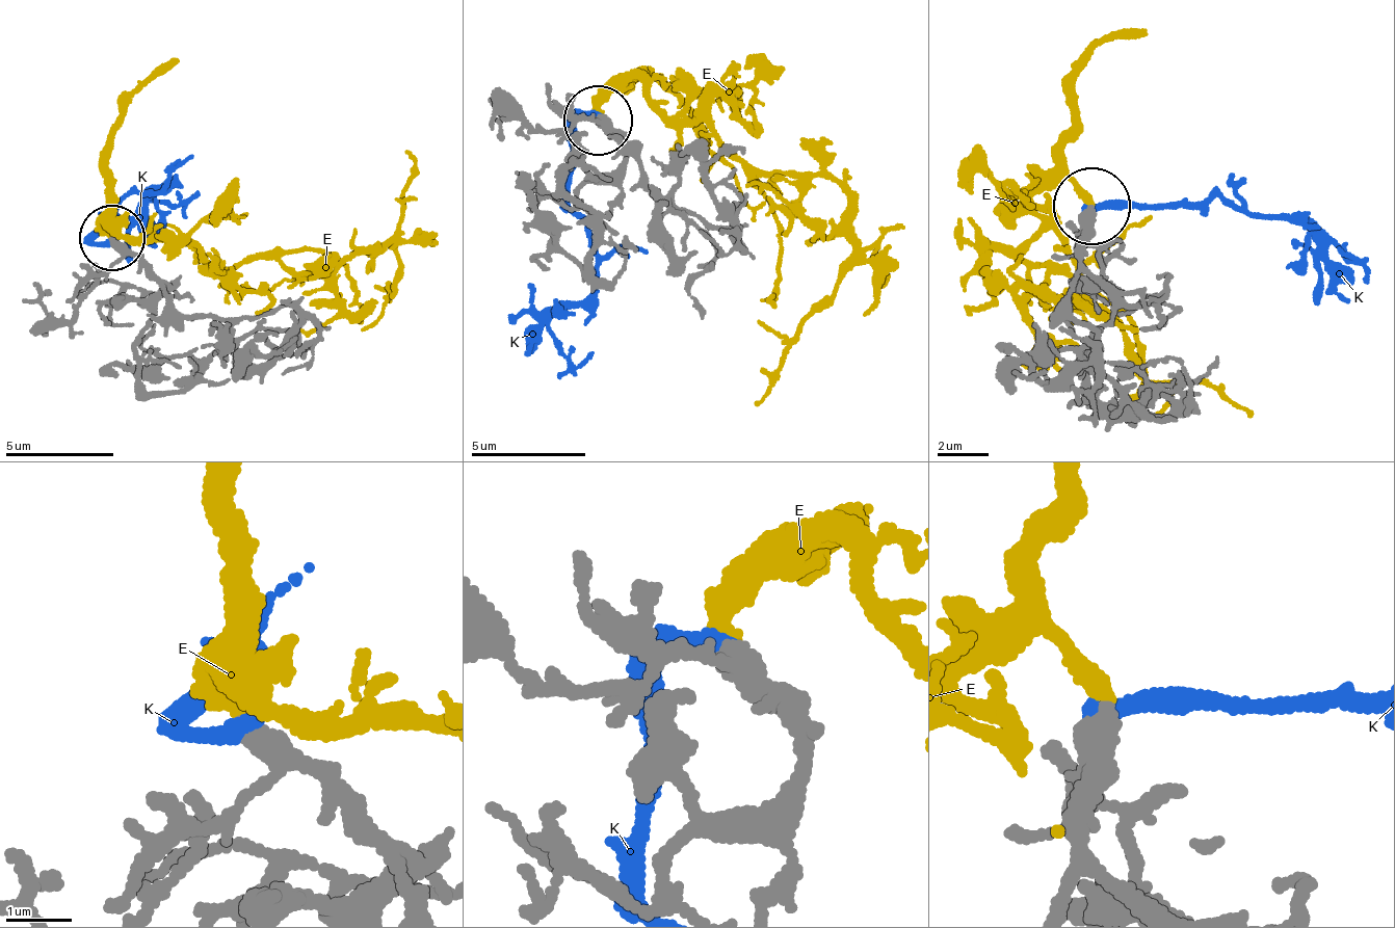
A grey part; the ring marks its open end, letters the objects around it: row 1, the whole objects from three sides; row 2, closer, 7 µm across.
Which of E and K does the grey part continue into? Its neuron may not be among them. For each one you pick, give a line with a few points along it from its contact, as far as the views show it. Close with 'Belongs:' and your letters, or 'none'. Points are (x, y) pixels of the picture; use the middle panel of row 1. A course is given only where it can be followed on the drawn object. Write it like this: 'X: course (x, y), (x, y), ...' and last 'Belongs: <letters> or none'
E: course (600, 118), (643, 80), (660, 112), (710, 125), (746, 167), (844, 190), (852, 259), (758, 407)
Belongs: E

